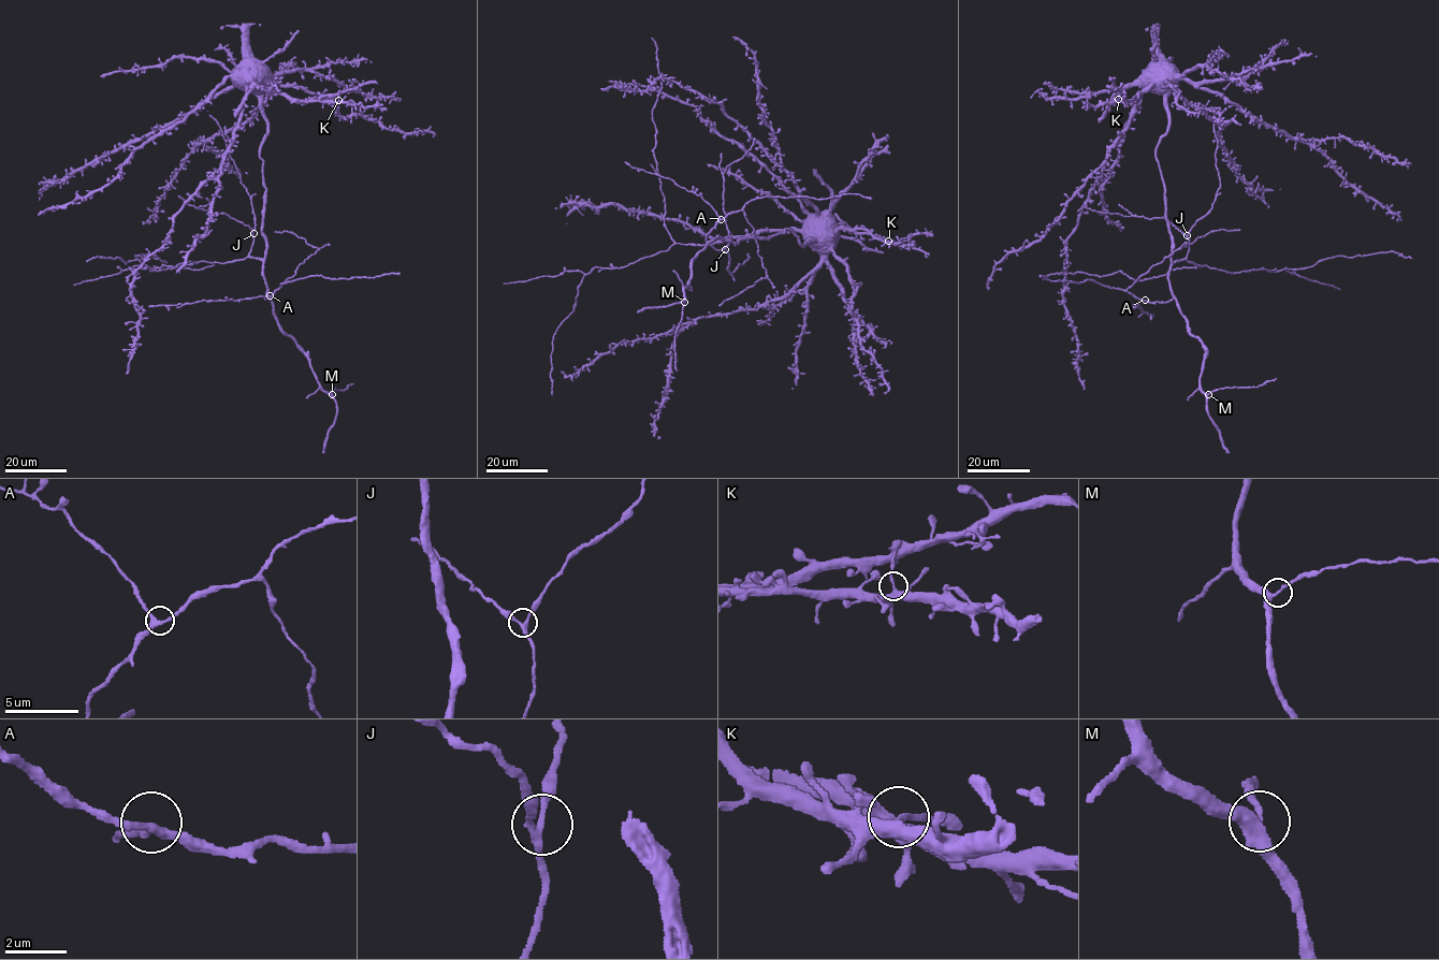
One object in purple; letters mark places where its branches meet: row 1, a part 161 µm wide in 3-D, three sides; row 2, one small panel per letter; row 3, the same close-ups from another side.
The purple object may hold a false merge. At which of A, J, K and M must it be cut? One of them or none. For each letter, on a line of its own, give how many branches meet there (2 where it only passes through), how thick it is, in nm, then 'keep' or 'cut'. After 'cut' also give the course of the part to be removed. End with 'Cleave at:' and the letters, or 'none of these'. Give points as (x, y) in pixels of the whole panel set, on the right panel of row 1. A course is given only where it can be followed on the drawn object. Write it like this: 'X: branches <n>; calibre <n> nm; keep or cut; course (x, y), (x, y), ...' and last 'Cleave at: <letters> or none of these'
A: branches 3; calibre 260 nm; keep
J: branches 3; calibre 220 nm; keep
K: branches 3; calibre 280 nm; keep
M: branches 3; calibre 240 nm; keep
Cleave at: none of these

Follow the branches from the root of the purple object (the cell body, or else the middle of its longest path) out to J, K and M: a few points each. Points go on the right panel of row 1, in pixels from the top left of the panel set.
J: (1167, 75), (1168, 131), (1157, 147), (1156, 159), (1165, 191), (1172, 262), (1186, 257), (1189, 242), (1187, 235)
K: (1167, 75), (1133, 99), (1118, 99)
M: (1167, 75), (1168, 131), (1156, 159), (1172, 244), (1168, 285), (1188, 328), (1205, 349), (1200, 379), (1208, 394)

